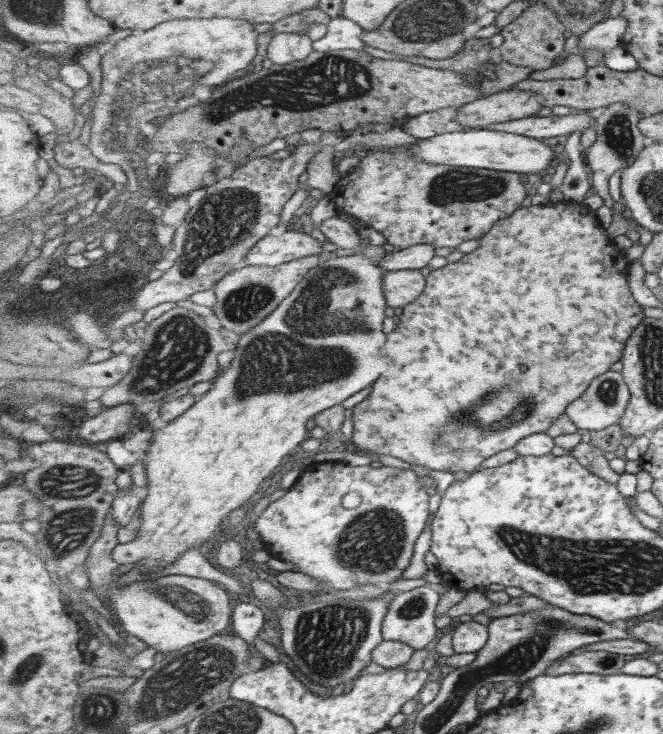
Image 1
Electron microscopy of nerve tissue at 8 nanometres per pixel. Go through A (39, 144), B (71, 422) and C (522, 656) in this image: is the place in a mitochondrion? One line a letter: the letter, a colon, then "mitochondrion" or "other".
A: other
B: other
C: mitochondrion

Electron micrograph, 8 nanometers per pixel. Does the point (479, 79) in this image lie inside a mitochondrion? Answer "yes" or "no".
no

